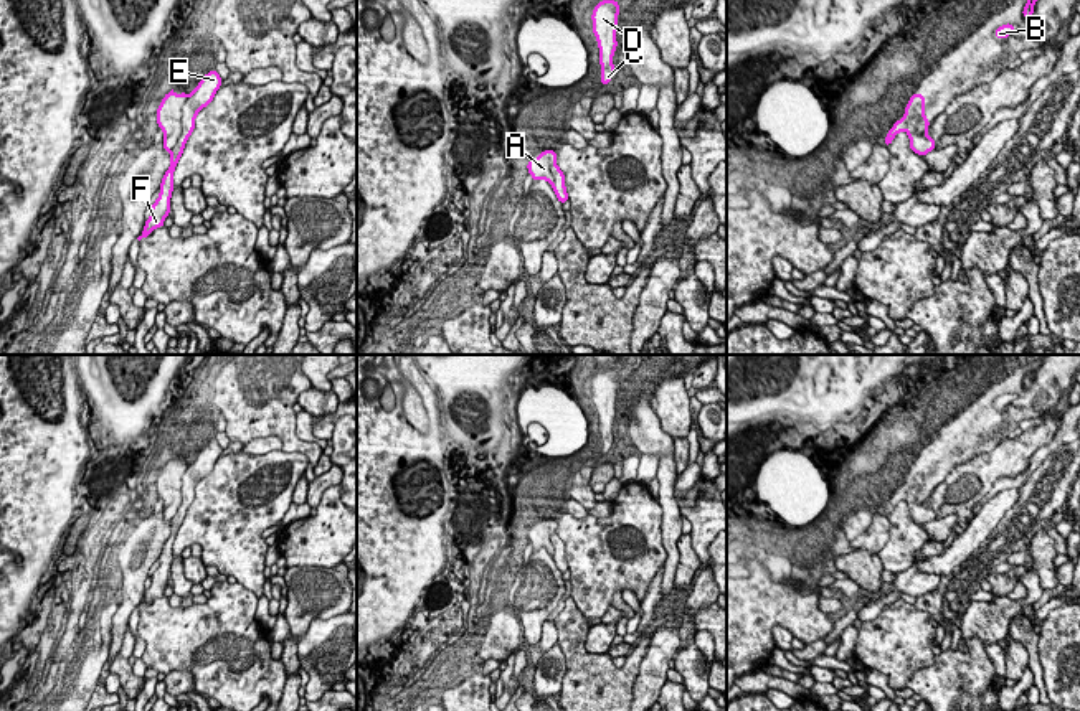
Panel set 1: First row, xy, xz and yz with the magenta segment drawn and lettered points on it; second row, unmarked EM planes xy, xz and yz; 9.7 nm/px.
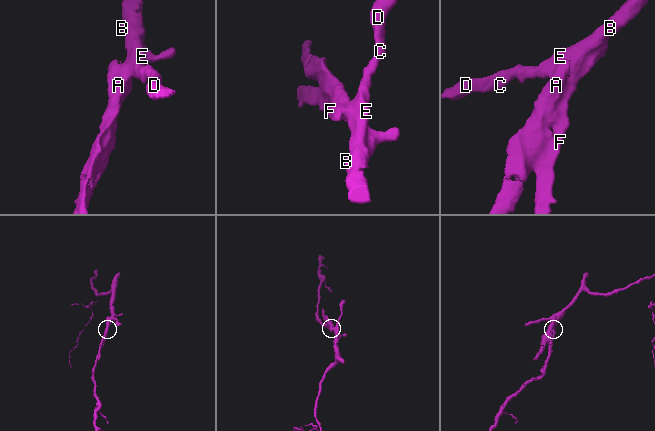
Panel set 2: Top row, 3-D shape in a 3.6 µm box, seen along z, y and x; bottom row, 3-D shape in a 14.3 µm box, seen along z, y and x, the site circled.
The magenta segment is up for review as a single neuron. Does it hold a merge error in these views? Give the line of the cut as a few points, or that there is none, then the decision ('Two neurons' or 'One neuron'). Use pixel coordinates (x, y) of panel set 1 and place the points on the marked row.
Split along yz (920, 104), (923, 113), (917, 126), (918, 134). Two neurons

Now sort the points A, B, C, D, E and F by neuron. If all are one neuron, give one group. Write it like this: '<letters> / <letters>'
A / B C D E F

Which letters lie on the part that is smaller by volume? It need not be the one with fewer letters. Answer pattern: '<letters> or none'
A

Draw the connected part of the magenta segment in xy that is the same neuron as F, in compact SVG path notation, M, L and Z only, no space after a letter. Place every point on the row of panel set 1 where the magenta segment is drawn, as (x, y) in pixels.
M211 69L208 74L203 76L203 79L193 89L193 92L187 97L187 102L182 107L182 135L178 137L175 147L172 148L172 155L170 155L172 163L168 170L163 173L159 188L160 195L155 200L155 203L150 206L150 218L145 219L144 231L137 238L139 241L142 238L147 238L155 228L163 228L163 221L170 214L170 198L173 191L175 167L183 153L188 137L195 129L197 114L213 101L220 87L221 87L221 78L216 69Z

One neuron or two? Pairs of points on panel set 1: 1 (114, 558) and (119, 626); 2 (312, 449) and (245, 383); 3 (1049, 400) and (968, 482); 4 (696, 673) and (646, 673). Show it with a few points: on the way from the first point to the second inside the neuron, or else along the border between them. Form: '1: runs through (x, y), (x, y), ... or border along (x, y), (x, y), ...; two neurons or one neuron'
1: runs through (131, 573), (131, 601), (124, 609); one neuron
2: runs through (294, 441), (260, 401); one neuron
3: border along (1008, 437), (991, 452); two neurons
4: border along (681, 647), (672, 657); two neurons

